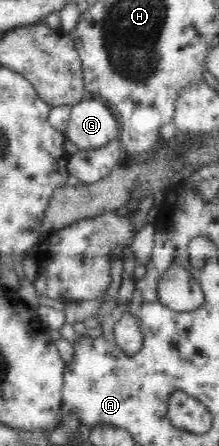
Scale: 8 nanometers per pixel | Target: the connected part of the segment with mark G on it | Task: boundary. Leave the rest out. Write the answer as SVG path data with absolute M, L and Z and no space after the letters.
M101 98L81 100L71 107L71 116L63 132L79 149L90 149L114 141L120 134L119 124Z

